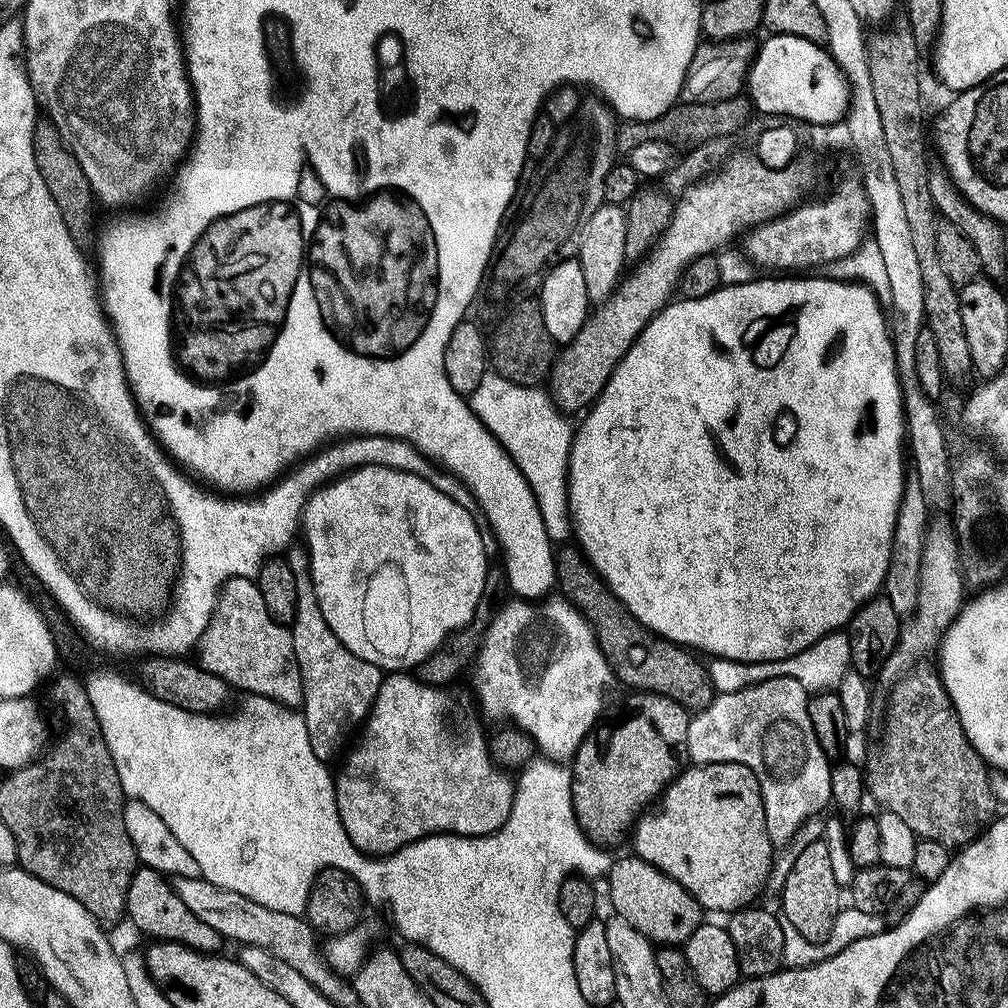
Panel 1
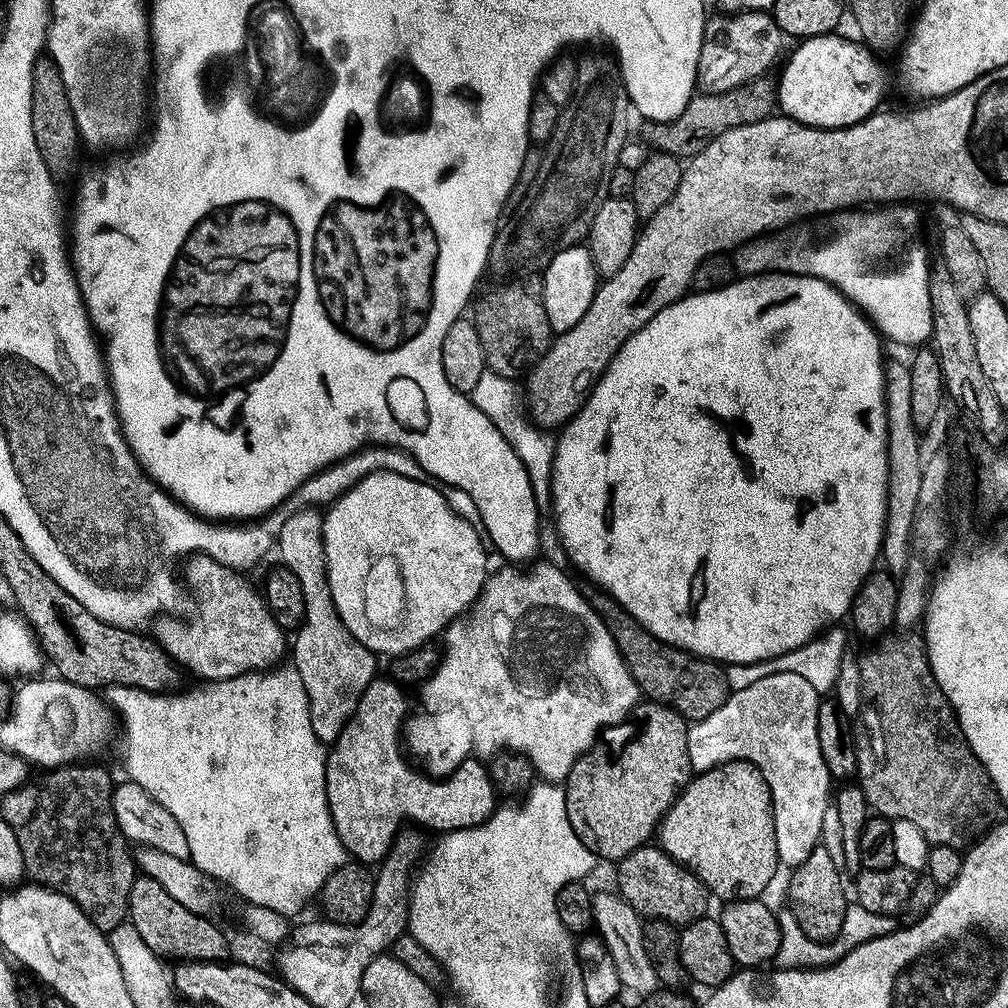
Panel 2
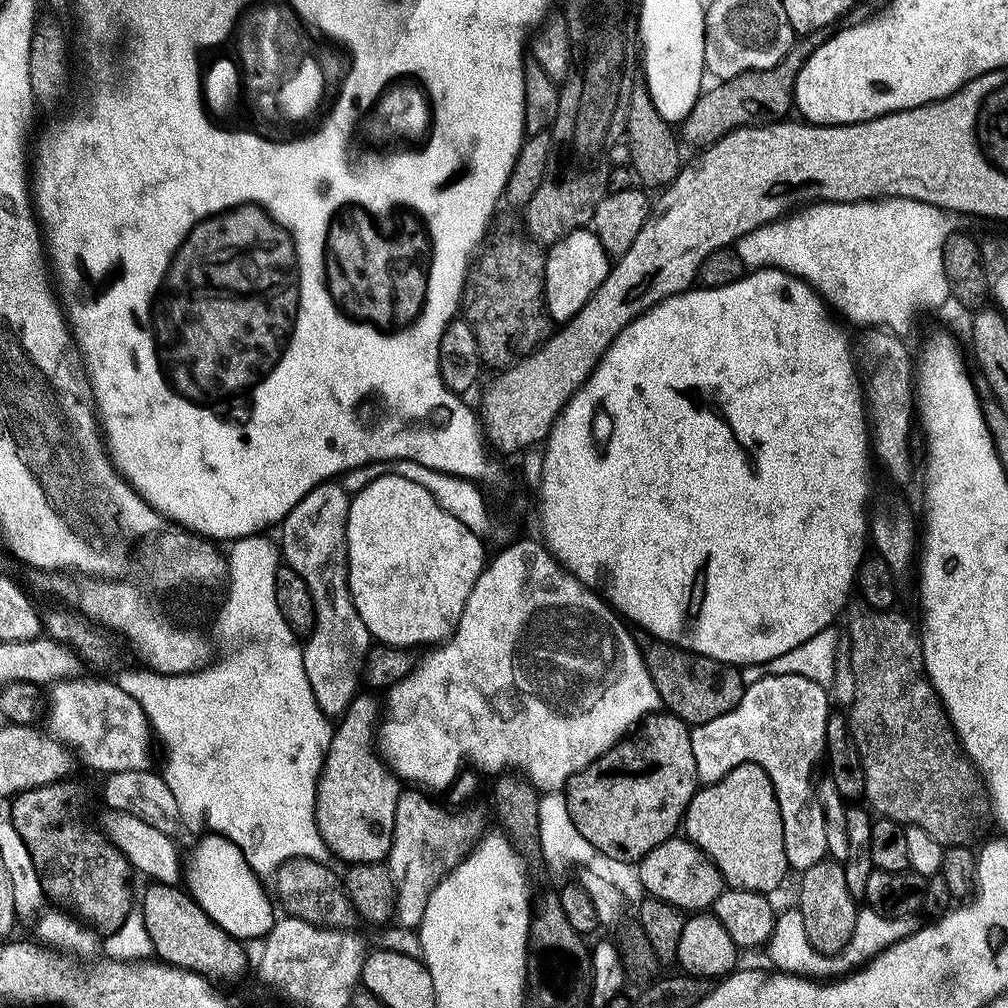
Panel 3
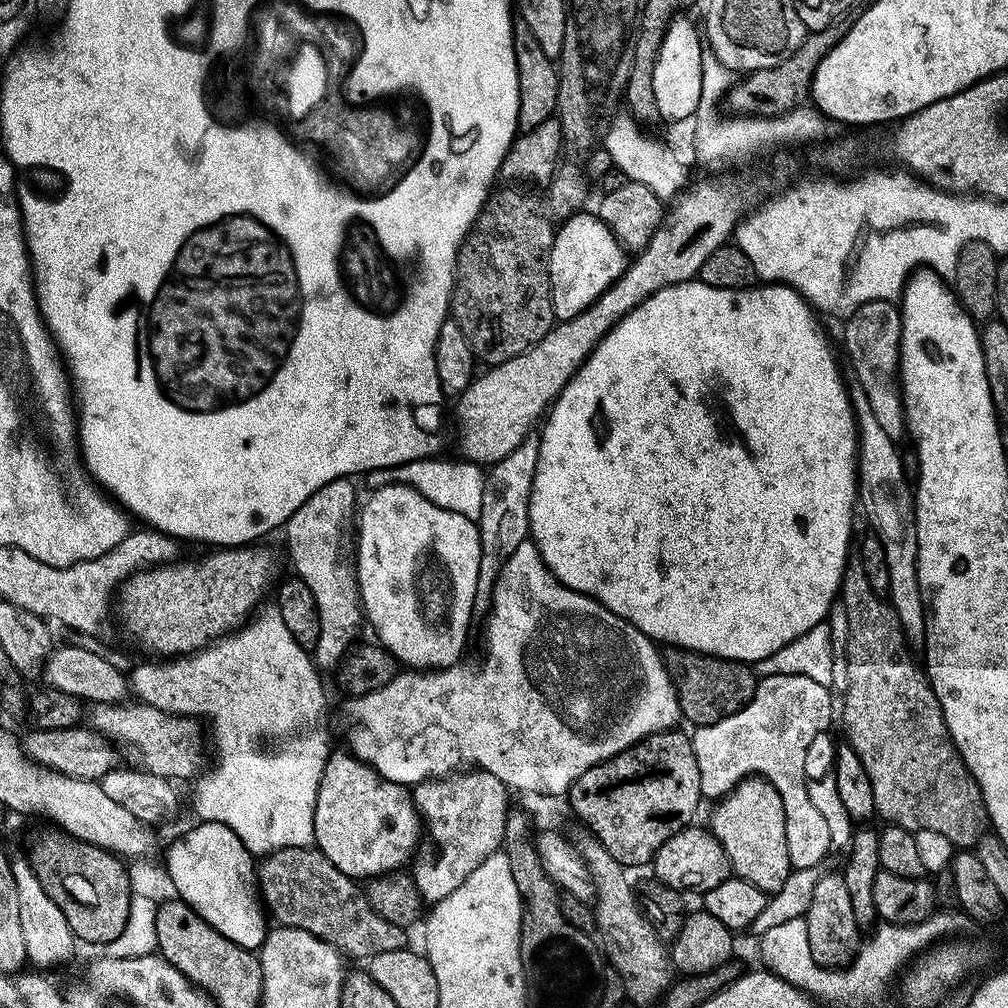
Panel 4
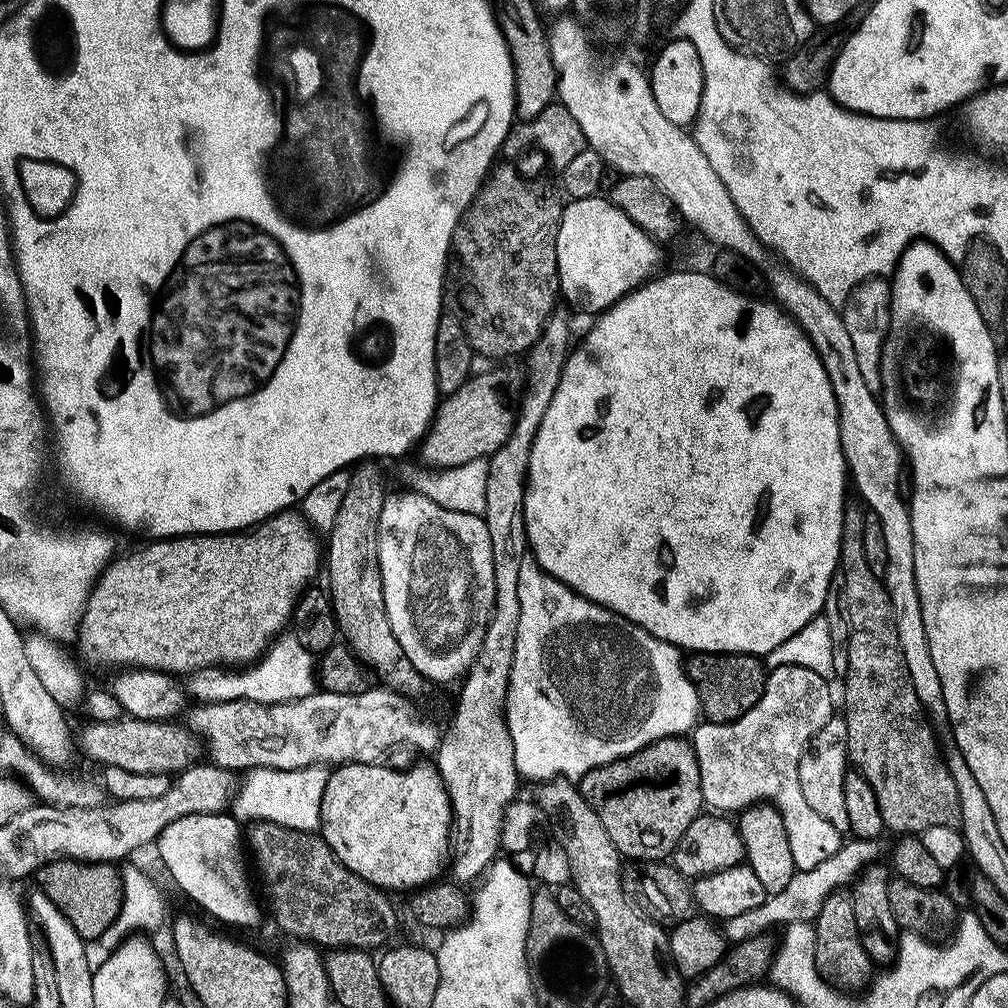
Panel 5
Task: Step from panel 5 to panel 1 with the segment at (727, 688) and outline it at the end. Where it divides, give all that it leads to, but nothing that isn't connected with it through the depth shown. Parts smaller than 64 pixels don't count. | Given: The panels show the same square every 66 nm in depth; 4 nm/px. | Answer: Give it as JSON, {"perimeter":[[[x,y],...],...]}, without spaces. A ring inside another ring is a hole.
{"perimeter":[[[571,547],[557,551],[556,584],[559,593],[588,619],[615,679],[635,691],[662,694],[689,712],[708,706],[714,693],[703,663],[700,664],[698,658],[681,645],[664,640],[642,627],[596,574],[583,553],[577,547]]]}

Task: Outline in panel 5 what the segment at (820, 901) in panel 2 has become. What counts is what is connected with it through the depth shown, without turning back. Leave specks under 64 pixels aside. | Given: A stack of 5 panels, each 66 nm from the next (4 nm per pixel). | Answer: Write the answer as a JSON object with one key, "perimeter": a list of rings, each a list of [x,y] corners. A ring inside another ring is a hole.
{"perimeter":[[[844,890],[832,892],[822,904],[815,918],[814,927],[816,929],[814,958],[820,975],[832,987],[849,994],[867,989],[874,976],[874,965],[858,938],[858,922],[854,922],[854,902],[851,895]]]}

